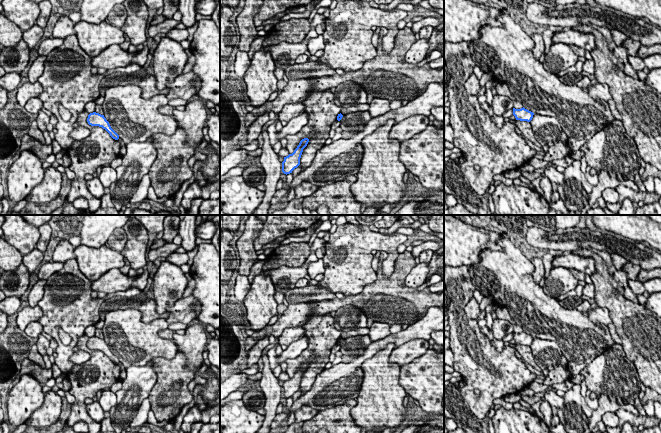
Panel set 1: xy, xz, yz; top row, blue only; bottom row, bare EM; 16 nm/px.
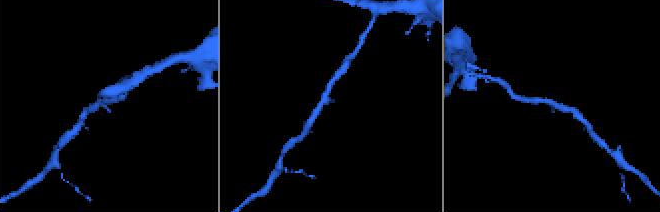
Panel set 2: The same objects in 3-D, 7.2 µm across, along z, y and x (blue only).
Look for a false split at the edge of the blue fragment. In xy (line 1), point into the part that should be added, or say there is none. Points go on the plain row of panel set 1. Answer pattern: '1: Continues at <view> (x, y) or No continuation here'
1: No continuation here

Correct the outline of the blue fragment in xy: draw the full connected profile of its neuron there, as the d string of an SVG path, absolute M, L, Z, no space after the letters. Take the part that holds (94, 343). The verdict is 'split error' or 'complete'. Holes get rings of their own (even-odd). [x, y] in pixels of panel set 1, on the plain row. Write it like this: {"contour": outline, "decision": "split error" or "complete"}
{"contour": "M96 336L90 337L88 339L87 346L91 350L102 351L110 358L110 360L113 363L115 363L115 364L119 363L119 359L111 352L109 346L106 344L104 339L101 339L101 338L96 337Z", "decision": "complete"}

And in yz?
{"contour": "M523 331L521 333L513 332L513 339L515 340L516 344L530 346L534 337Z", "decision": "complete"}

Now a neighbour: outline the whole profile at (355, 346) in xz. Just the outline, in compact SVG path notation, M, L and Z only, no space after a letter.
M367 335L348 337L345 340L345 345L341 346L342 362L348 362L362 355L367 346L373 341Z

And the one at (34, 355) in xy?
M34 344L31 347L30 353L28 355L28 359L37 363L42 368L45 368L45 362L44 362L43 356L39 354L36 344Z

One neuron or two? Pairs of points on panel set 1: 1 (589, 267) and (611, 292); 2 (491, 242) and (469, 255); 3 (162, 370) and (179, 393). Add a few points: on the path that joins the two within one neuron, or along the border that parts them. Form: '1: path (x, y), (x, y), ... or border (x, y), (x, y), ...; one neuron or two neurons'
1: border (579, 256), (592, 258), (596, 272); two neurons
2: path (486, 242), (482, 242), (474, 250); one neuron
3: path (168, 376), (172, 380), (173, 387); one neuron

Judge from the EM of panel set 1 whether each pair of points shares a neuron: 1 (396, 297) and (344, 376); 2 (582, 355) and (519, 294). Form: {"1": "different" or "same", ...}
{"1": "different", "2": "same"}

